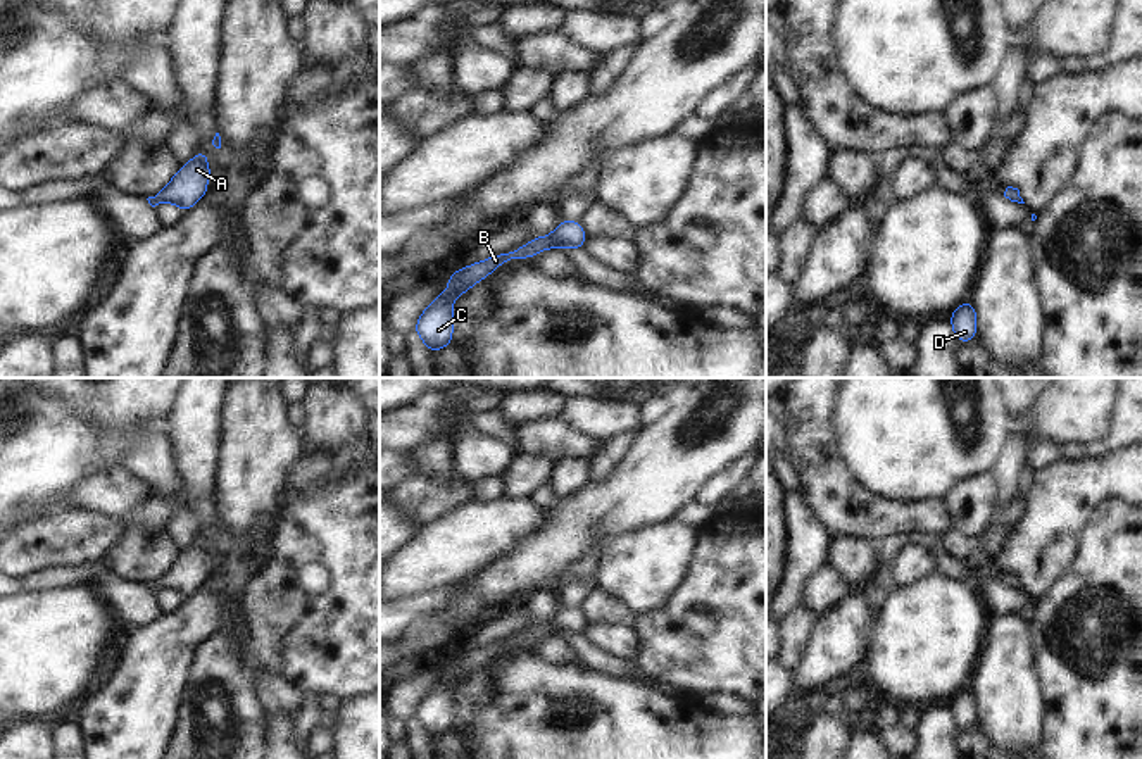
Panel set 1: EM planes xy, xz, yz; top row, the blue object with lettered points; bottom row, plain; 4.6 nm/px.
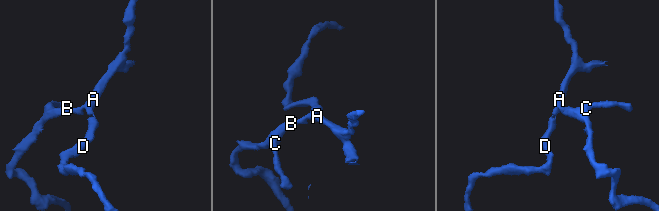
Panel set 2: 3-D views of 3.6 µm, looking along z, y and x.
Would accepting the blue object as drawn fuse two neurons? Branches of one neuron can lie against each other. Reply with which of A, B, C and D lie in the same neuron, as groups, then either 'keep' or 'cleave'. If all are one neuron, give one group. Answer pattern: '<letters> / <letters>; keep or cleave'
A B C D; keep

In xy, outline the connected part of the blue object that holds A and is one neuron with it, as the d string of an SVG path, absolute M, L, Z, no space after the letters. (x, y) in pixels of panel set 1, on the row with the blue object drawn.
M197 152L195 157L183 167L178 169L169 185L148 197L152 207L171 202L188 212L205 193L210 176L210 167L207 166L209 155L205 152Z

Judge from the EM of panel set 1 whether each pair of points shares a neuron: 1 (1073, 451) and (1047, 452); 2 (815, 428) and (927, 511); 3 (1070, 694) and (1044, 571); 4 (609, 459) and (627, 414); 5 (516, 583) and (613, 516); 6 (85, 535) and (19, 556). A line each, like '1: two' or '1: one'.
1: two
2: one
3: two
4: two
5: one
6: one

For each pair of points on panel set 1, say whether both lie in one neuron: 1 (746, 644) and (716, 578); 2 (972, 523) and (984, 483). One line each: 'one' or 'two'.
1: one
2: one

